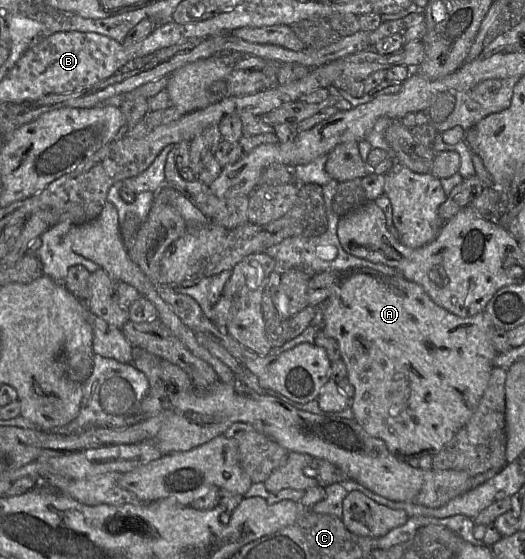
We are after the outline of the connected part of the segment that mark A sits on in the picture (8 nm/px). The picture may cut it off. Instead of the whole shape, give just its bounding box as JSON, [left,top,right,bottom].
[323,268,497,457]

